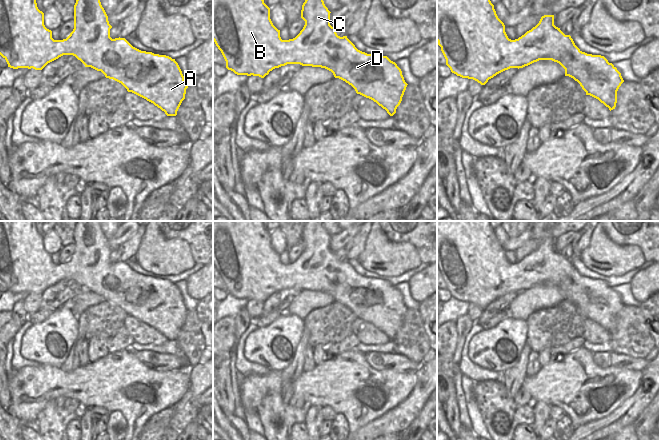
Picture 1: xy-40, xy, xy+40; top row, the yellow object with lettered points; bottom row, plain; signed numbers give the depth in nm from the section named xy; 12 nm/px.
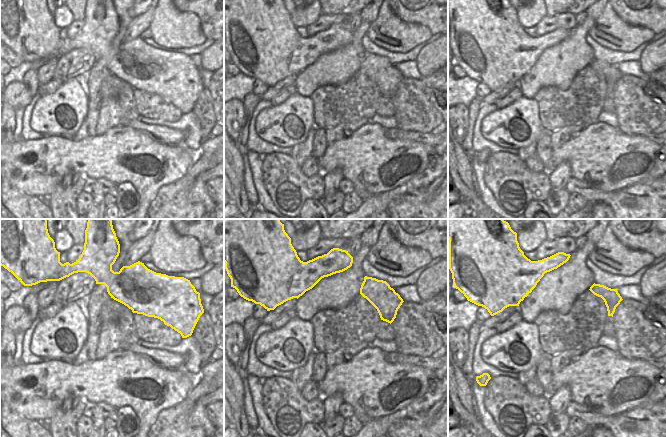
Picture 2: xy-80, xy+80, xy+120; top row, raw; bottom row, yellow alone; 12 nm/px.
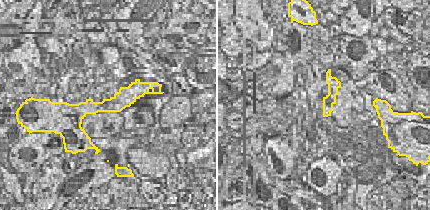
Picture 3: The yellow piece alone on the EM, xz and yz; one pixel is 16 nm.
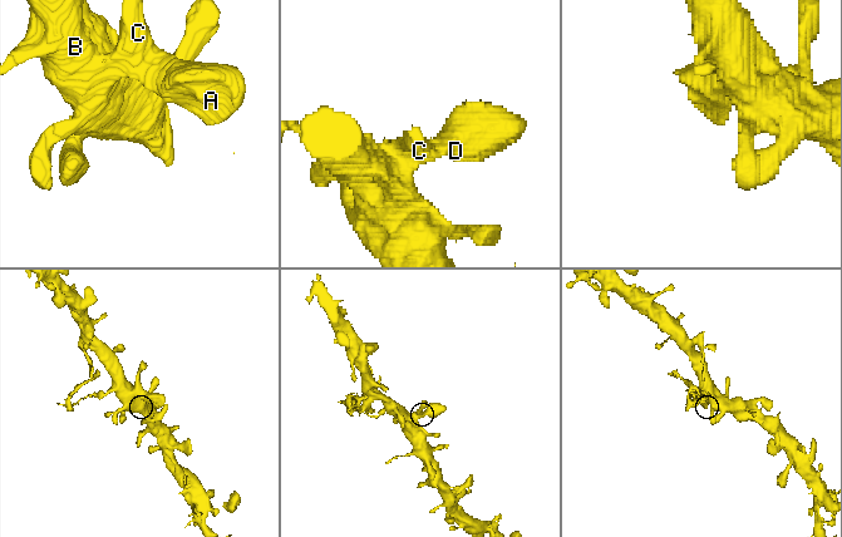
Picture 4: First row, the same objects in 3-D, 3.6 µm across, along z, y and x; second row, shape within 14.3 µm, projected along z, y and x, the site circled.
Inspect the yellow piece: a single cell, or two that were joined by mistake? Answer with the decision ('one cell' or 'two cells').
one cell

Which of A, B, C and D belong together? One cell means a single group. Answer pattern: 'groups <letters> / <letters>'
groups A B C D

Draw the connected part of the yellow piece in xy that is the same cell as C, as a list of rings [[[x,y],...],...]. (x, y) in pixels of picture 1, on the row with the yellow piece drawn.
[[[213,0],[213,41],[226,61],[226,68],[237,75],[264,78],[273,69],[287,64],[325,68],[331,71],[335,78],[351,85],[357,94],[373,100],[390,116],[393,116],[408,85],[401,69],[387,56],[362,52],[347,36],[338,36],[335,28],[330,25],[330,13],[323,0],[305,0],[301,10],[301,18],[305,21],[303,29],[295,38],[282,40],[280,30],[273,25],[270,19],[270,8],[264,3],[264,0]]]

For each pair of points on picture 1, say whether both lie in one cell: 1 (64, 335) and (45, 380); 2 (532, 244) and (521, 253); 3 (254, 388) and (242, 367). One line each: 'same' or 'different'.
1: different
2: same
3: different

